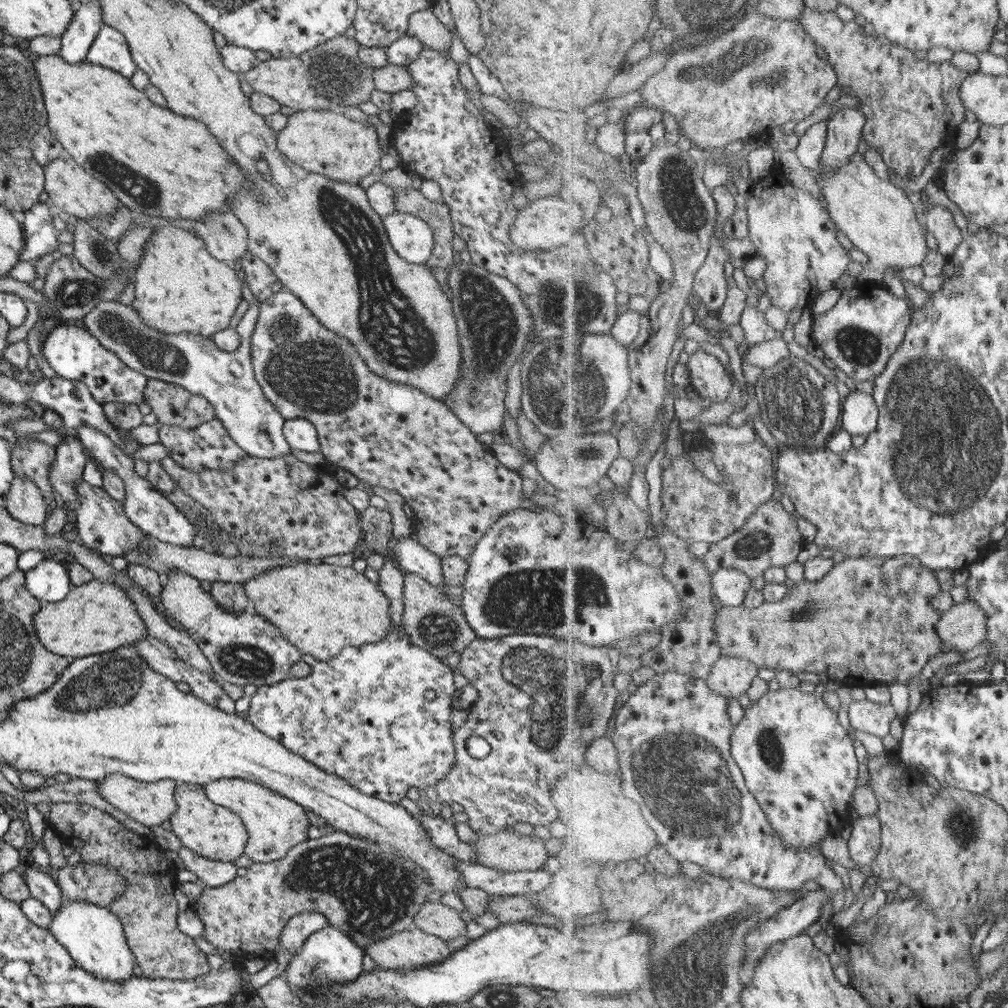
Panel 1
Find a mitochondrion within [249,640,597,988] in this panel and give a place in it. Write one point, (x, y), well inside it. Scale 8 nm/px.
(374, 893)

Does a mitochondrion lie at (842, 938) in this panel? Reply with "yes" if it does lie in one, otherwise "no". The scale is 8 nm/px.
no

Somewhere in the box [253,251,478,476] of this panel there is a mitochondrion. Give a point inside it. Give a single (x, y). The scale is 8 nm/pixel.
(317, 376)

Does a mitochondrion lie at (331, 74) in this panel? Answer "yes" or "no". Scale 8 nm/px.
yes

